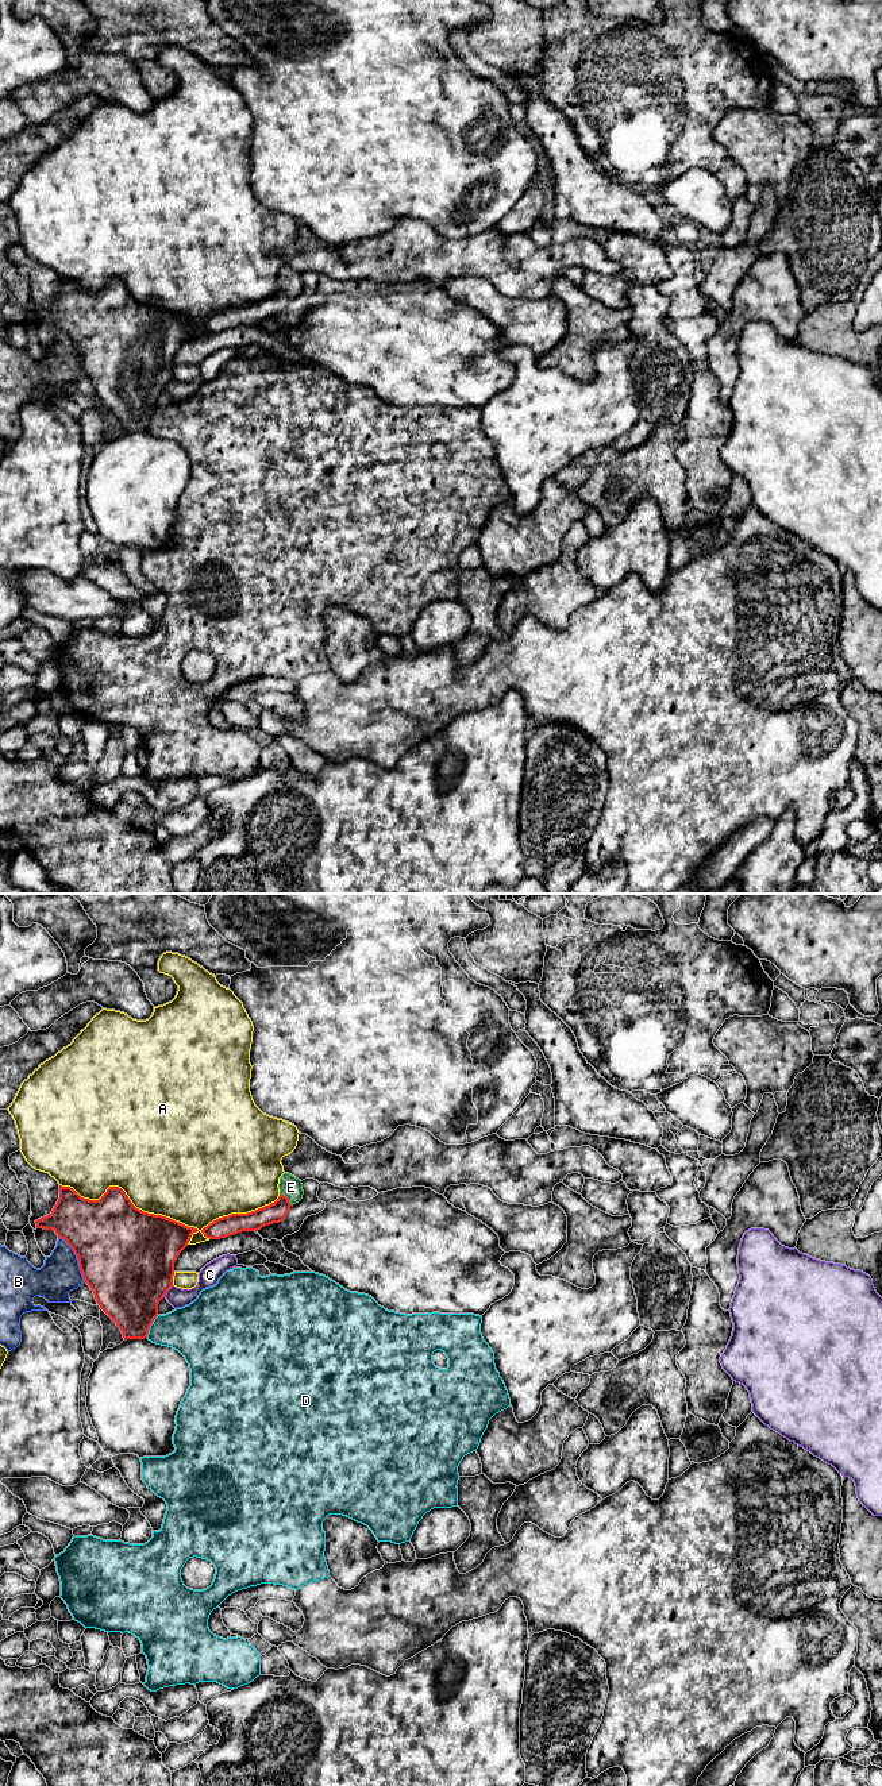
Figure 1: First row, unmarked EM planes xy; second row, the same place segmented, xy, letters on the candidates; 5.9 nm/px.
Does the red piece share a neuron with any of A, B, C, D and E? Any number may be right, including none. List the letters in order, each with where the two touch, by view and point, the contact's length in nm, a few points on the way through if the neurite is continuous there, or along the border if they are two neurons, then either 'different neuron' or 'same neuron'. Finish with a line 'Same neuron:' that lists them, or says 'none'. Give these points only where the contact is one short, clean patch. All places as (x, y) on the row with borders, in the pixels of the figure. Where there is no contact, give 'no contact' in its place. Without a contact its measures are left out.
A: meets red in xy at (169, 1218); contact 1300 nm long; different neuron
B: meets red in xy at (77, 1257); contact 320 nm long; different neuron
C: meets red in xy at (168, 1289); contact 90 nm long; border along xy (173, 1285), (164, 1296); different neuron
D: meets red in xy at (150, 1324); contact 150 nm long; different neuron
E: meets red in xy at (287, 1198); contact 110 nm long; runs through xy (274, 1212), (287, 1198), (291, 1187); same neuron
Same neuron: E

